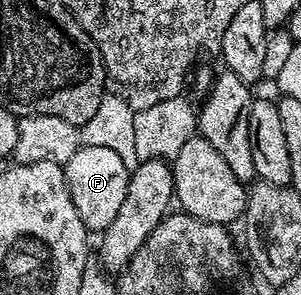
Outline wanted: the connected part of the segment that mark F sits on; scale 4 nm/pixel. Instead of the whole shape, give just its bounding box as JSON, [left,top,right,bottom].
[65,145,131,231]

